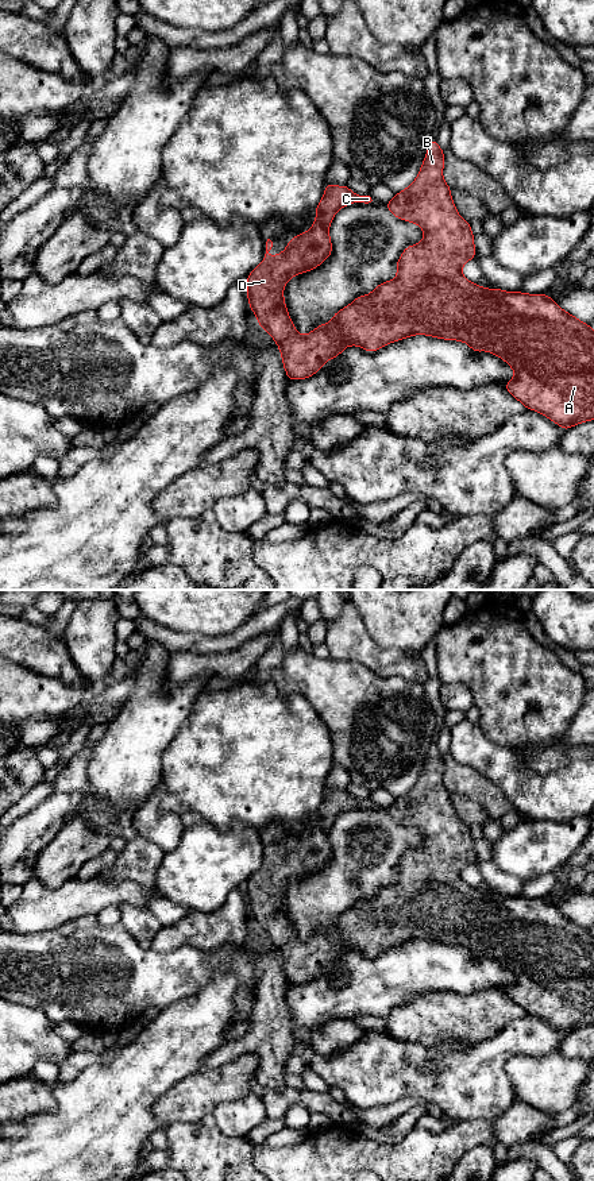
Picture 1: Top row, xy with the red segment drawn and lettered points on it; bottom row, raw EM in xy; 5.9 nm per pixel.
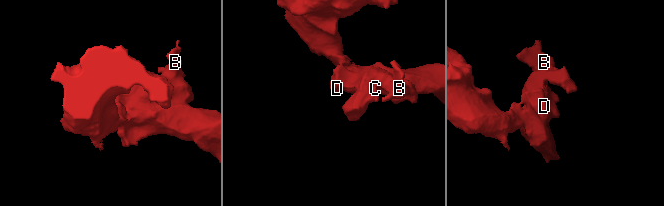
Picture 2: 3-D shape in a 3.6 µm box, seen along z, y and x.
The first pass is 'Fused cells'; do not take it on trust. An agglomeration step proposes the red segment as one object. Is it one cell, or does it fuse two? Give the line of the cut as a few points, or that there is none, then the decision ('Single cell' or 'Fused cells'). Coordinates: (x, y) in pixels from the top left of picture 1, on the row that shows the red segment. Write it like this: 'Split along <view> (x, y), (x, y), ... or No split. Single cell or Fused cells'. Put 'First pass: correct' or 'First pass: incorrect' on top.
First pass: incorrect
No split. Single cell

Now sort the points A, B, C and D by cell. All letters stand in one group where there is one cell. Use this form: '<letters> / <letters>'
A B C D

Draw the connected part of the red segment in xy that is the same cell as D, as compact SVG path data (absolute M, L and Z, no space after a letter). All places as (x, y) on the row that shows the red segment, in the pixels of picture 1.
M436 138L428 146L427 155L416 180L394 198L383 204L397 219L421 227L424 239L414 246L408 246L397 260L397 277L382 282L370 294L356 297L332 316L332 321L320 324L316 329L302 336L294 328L285 305L284 287L294 275L319 267L332 254L329 224L336 212L352 202L371 202L370 196L359 196L347 185L325 185L320 204L315 208L316 219L309 231L293 236L288 247L277 256L270 256L273 242L267 239L266 254L262 263L247 275L246 294L259 325L277 343L288 379L306 379L316 374L325 362L336 358L348 346L362 347L374 352L393 341L414 335L427 335L436 339L464 341L474 352L489 351L505 360L514 371L514 378L505 383L505 389L528 410L536 410L560 425L564 431L585 421L594 420L594 331L587 323L563 310L547 294L510 293L502 289L485 289L472 283L462 274L466 262L477 258L474 234L470 223L462 219L451 197L451 188L443 178L444 151Z

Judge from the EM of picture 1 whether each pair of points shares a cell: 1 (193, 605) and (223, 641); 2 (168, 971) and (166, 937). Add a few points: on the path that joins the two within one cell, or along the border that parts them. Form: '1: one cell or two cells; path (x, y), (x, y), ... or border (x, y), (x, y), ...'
1: two cells; border (246, 621), (231, 632), (222, 635), (186, 633)
2: two cells; border (151, 948), (159, 952), (181, 946), (197, 949)

